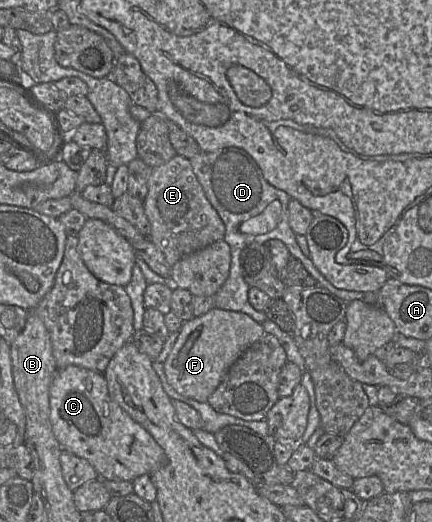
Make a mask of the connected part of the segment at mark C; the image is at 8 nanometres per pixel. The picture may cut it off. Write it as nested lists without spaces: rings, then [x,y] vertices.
[[[75,365],[58,370],[50,390],[50,422],[61,451],[70,452],[91,463],[99,478],[113,481],[134,481],[143,474],[151,475],[166,463],[166,454],[153,436],[135,422],[110,396],[104,374]]]

